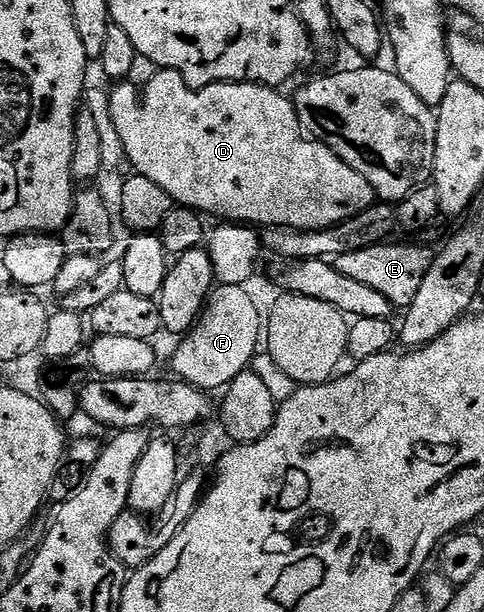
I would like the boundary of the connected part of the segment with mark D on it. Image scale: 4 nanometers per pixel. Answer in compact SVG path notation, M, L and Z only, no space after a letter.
M161 69L150 83L146 83L139 89L129 83L120 83L115 90L111 90L110 111L113 113L114 126L122 139L122 147L125 148L127 164L133 165L135 172L141 177L150 179L150 183L158 183L162 191L172 196L177 206L186 209L195 209L201 214L217 213L220 219L228 223L247 223L252 227L267 227L269 225L281 225L282 227L294 227L295 229L329 229L331 225L342 223L362 211L366 211L377 200L376 192L350 167L337 153L324 142L316 140L311 135L306 135L302 123L296 114L296 106L280 94L281 90L267 85L253 85L250 81L234 81L218 85L208 85L205 89L192 89L185 82L181 73L173 69Z

